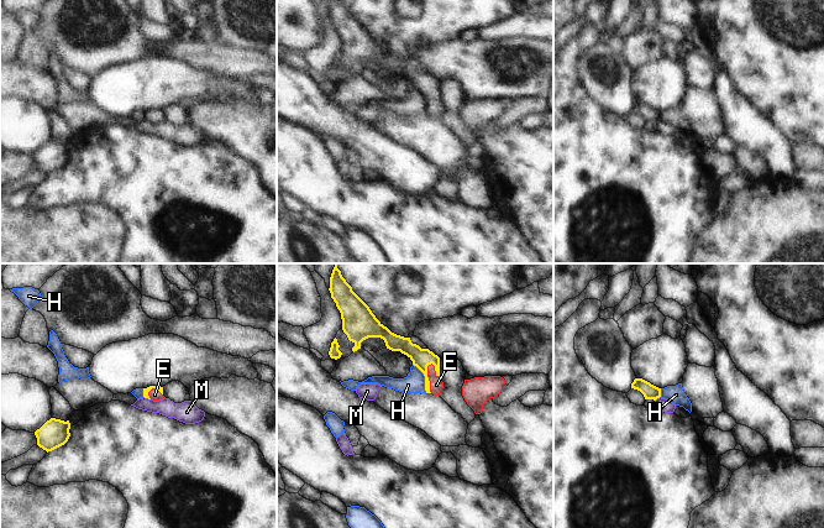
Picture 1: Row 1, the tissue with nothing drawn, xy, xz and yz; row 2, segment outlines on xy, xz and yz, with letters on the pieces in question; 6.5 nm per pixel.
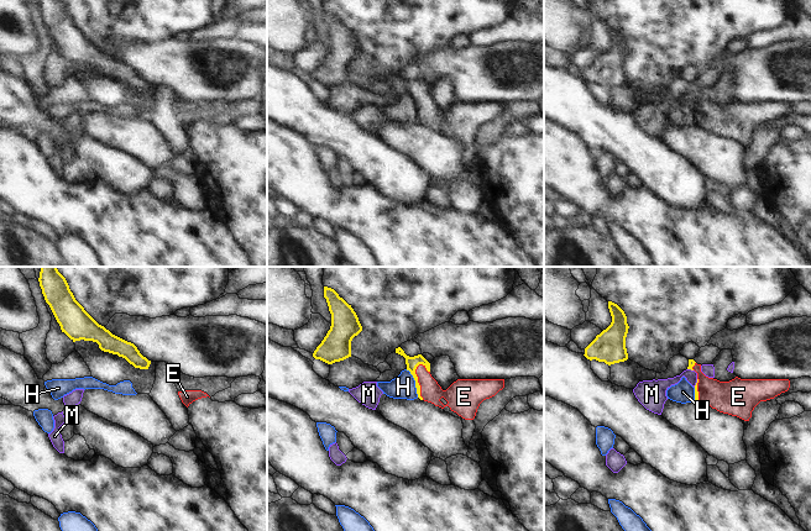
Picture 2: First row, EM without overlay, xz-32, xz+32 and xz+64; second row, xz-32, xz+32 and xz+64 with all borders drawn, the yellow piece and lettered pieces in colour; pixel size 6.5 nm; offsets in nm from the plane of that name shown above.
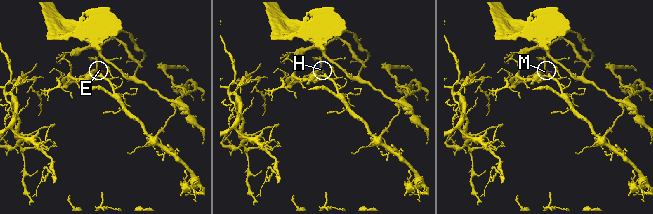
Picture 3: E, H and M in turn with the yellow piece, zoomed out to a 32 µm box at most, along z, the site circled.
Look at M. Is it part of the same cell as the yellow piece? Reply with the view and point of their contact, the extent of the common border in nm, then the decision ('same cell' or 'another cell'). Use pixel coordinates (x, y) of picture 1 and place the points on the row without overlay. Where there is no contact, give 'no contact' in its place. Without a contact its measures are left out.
xy (147, 120) | 50 nm | another cell

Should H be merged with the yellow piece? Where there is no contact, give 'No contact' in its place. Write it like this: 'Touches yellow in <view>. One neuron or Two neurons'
Touches yellow in xz. Two neurons

